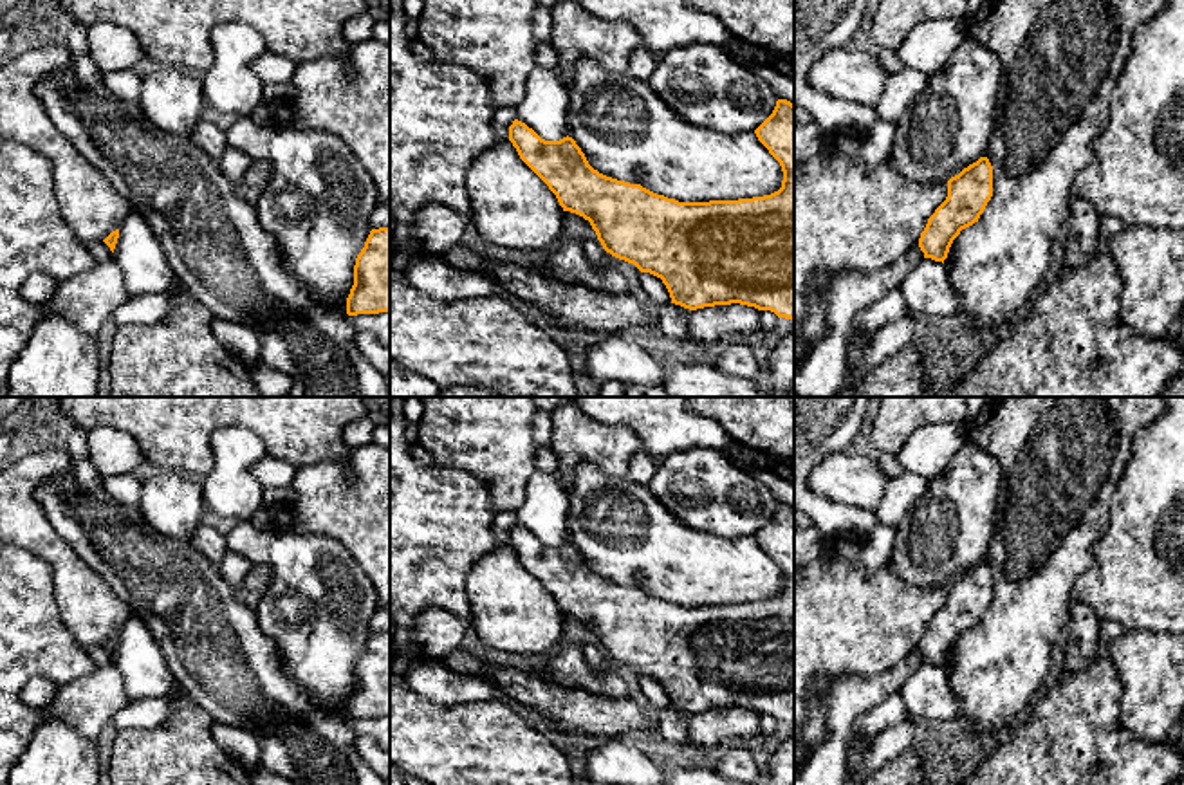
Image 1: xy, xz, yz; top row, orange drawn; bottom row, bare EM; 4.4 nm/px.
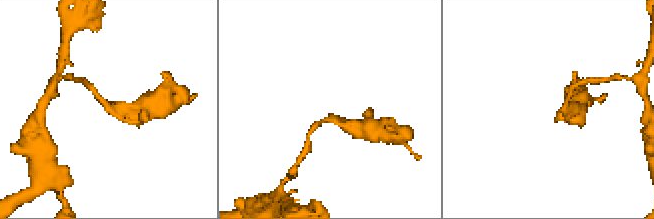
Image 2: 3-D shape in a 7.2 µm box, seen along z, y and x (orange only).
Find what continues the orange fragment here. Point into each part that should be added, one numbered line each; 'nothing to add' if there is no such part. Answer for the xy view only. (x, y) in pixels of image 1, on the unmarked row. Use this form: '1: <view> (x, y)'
nothing to add

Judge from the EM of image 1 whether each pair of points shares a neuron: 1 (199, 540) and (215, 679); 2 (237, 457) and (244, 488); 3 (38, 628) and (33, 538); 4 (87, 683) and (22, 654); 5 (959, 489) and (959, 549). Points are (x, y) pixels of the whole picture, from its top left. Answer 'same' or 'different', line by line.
1: different
2: same
3: different
4: same
5: same

